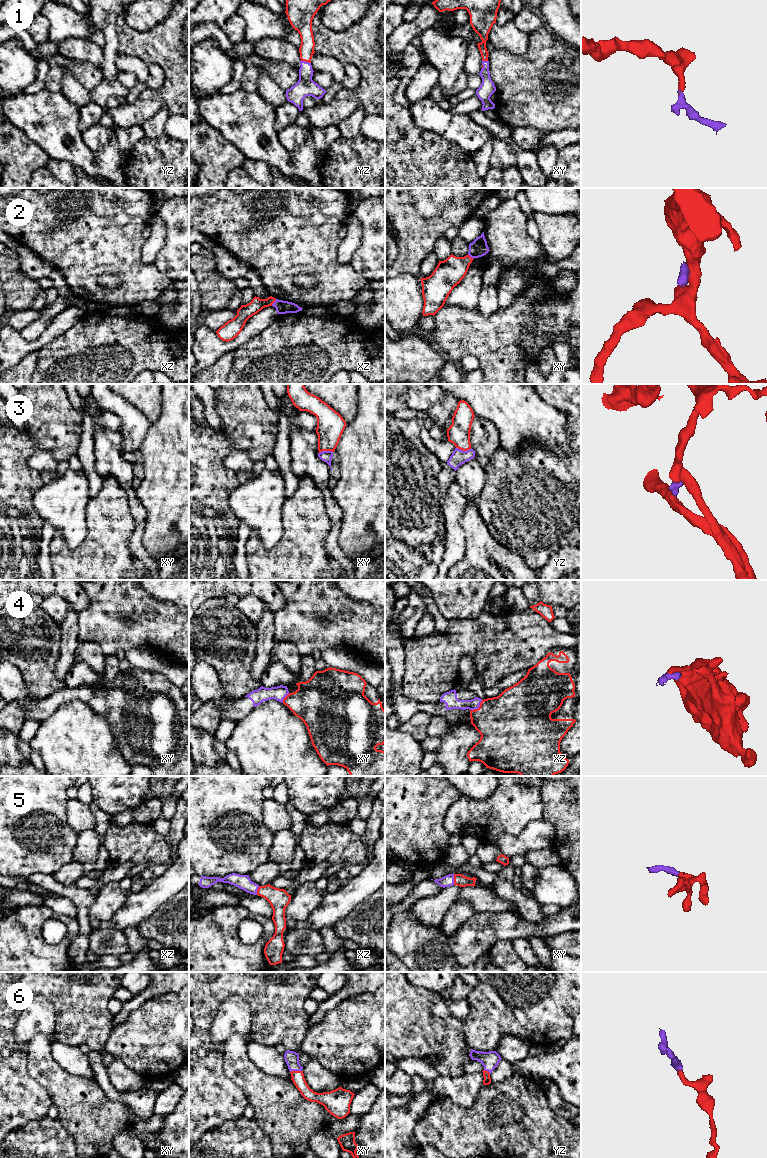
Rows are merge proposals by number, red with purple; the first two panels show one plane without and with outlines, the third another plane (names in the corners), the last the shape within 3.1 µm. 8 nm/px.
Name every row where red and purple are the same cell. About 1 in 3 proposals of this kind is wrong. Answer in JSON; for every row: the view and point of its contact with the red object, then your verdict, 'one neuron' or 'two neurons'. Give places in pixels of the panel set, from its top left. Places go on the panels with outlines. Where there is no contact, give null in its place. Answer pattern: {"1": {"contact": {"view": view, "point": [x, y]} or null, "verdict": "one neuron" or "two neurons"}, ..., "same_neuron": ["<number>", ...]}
{"1": {"contact": {"view": "yz", "point": [306, 61]}, "verdict": "one neuron"}, "2": {"contact": {"view": "xz", "point": [274, 301]}, "verdict": "two neurons"}, "3": {"contact": {"view": "yz", "point": [463, 450]}, "verdict": "two neurons"}, "4": {"contact": {"view": "xz", "point": [479, 707]}, "verdict": "one neuron"}, "5": {"contact": {"view": "xy", "point": [454, 879]}, "verdict": "one neuron"}, "6": {"contact": {"view": "xy", "point": [295, 1071]}, "verdict": "one neuron"}, "same_neuron": ["1", "4", "5", "6"]}

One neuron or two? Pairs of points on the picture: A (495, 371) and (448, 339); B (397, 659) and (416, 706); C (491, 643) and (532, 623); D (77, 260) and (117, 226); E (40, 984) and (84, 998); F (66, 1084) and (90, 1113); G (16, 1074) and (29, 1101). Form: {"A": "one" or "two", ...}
{"A": "one", "B": "one", "C": "one", "D": "one", "E": "one", "F": "one", "G": "one"}

